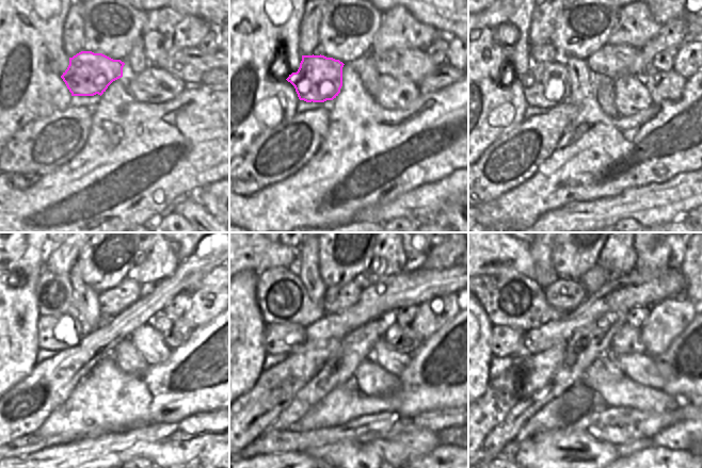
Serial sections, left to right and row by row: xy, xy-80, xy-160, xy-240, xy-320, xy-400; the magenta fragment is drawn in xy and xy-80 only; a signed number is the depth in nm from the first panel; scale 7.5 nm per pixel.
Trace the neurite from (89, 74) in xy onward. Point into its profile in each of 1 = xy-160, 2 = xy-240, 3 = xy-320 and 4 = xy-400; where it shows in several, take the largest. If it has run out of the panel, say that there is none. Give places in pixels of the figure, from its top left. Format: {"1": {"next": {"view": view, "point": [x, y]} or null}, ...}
{"1": {"next": {"view": "xy-160", "point": [546, 86]}}, "2": {"next": {"view": "xy-240", "point": [46, 324]}}, "3": {"next": {"view": "xy-320", "point": [274, 335]}}, "4": {"next": {"view": "xy-400", "point": [505, 339]}}}

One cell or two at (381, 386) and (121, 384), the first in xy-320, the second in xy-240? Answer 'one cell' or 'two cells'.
two cells

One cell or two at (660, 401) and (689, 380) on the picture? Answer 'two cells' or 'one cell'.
two cells

